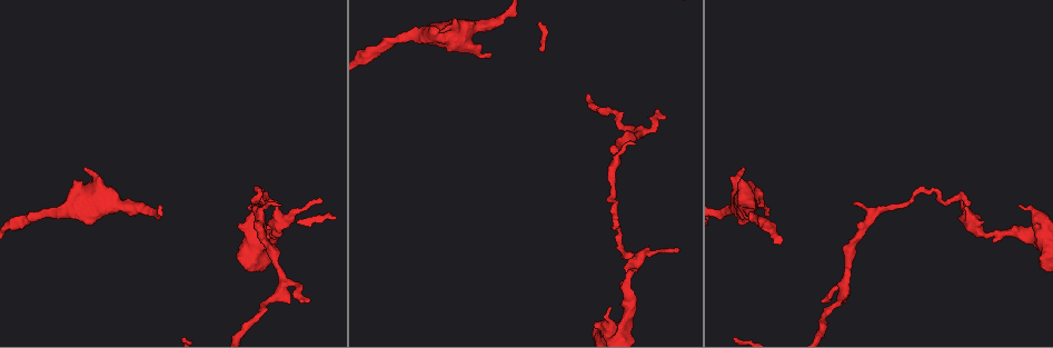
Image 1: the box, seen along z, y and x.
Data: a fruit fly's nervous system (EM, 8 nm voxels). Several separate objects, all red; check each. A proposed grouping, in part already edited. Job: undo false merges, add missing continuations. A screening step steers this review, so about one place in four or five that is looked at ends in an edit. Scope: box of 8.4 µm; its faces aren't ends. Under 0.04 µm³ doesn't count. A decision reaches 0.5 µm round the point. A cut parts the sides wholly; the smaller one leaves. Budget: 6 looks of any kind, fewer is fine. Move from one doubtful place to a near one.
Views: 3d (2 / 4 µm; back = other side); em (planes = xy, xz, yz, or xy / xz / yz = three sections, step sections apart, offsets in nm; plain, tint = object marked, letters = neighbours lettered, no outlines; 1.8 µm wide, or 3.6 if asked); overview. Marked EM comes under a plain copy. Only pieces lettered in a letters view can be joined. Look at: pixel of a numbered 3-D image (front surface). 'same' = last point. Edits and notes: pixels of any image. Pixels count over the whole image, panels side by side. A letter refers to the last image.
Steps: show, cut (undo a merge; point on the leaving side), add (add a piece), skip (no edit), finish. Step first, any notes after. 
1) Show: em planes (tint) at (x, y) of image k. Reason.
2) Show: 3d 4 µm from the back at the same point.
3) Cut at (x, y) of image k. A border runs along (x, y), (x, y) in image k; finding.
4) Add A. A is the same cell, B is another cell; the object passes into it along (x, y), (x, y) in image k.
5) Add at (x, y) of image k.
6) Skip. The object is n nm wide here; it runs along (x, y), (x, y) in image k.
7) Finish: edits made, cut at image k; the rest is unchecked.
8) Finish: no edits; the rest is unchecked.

Show: em xz step 4 (letters) at (85, 167) of image 1. Thin end.

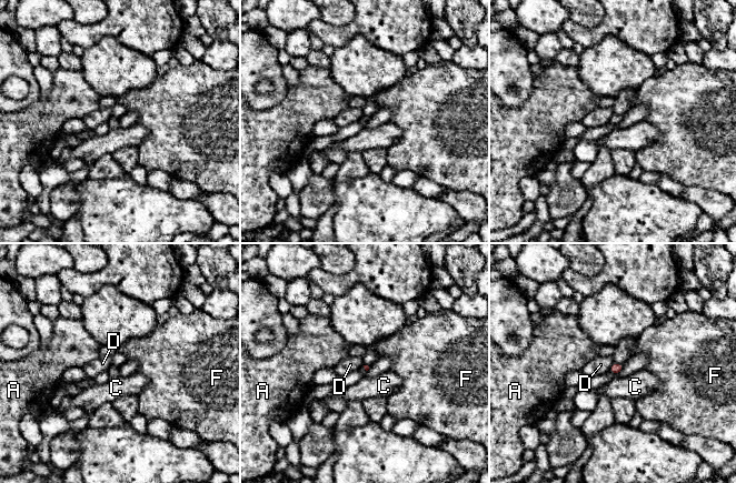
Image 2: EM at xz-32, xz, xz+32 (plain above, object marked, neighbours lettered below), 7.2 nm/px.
Show: em yz step 16 (letters) at the same point.

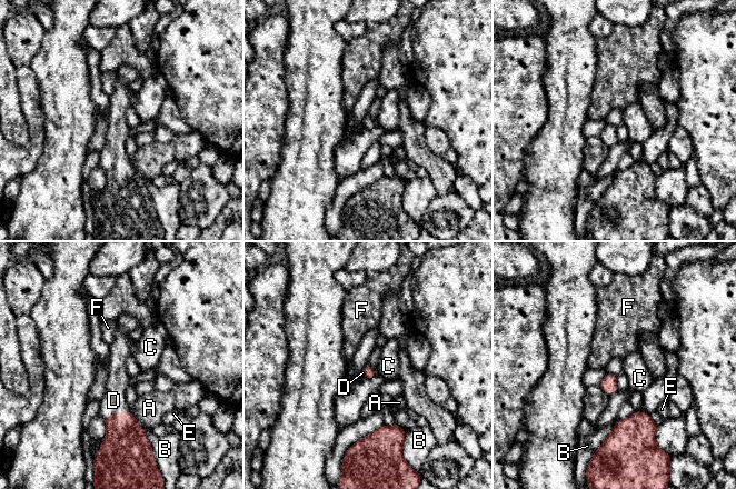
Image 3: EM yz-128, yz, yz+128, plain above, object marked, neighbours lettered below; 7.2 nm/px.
Add D. D is the same cell, A, B, C, E and F are other cells; it goes on there.

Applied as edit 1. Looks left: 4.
Show: overview.

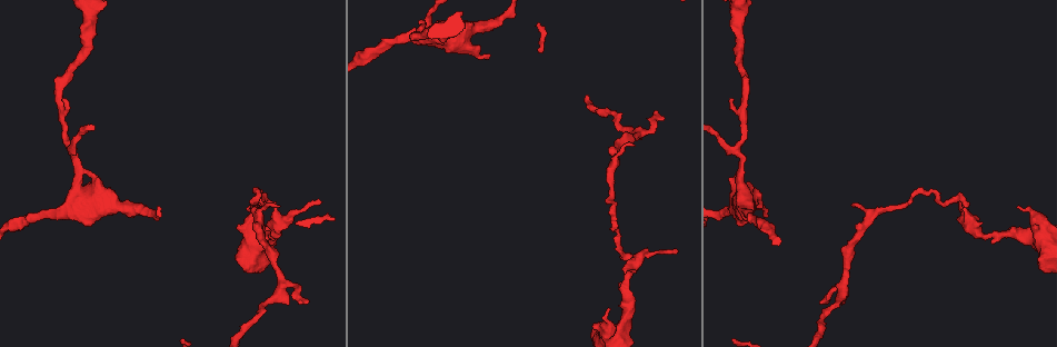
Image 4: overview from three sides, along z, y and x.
Show: em planes (letters) at (488, 55) of image 4.

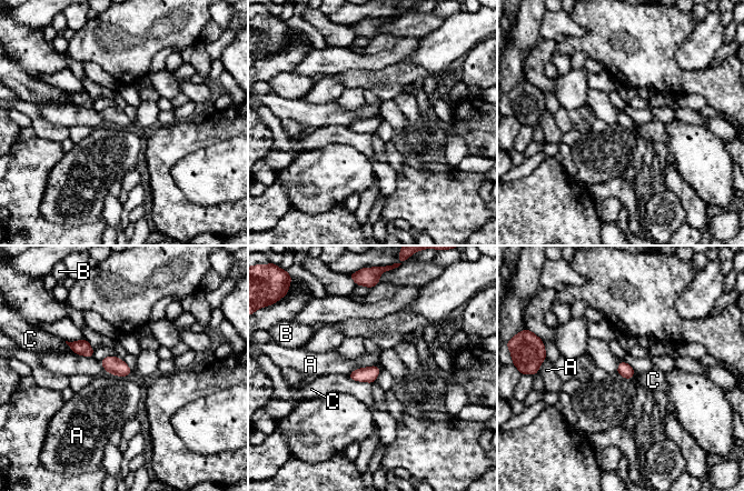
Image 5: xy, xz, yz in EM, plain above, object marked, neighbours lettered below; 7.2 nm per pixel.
Skip. A, B and C are other cells; a border runs along (98, 360), (108, 372), (126, 377) in image 5; no lettered piece goes on from it.

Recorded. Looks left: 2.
Show: 3d 4 µm at (825, 301) of image 4. Tapers out.

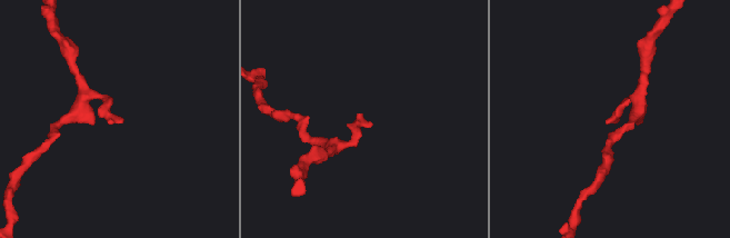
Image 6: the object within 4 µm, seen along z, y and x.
Show: em planes (letters) at (616, 121) of image 6.

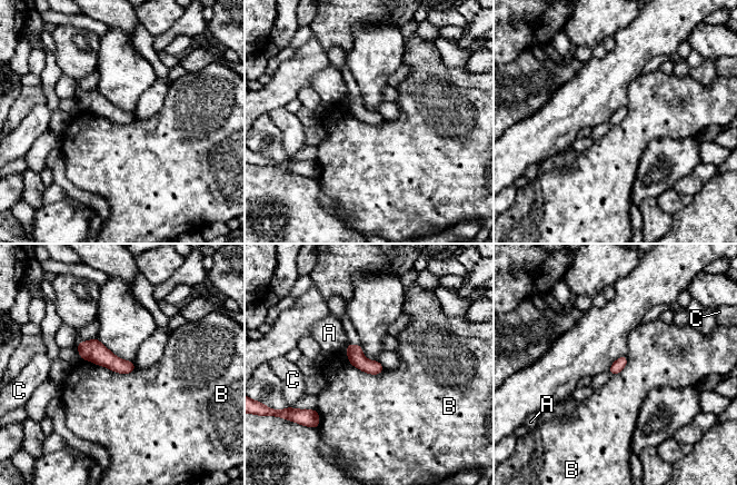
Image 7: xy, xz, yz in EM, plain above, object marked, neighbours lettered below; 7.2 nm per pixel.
Skip. The longest contact is with B, 400 nm; A, B and C are other cells; a border runs along (82, 358), (120, 373), (135, 369) in image 7; none of them fits.

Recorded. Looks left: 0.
Finish: edits made, add at image 3; the rest is unchecked.

